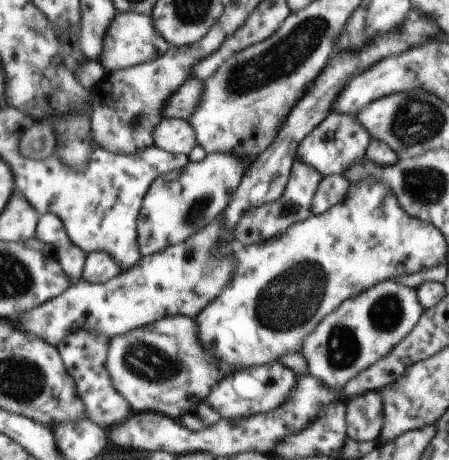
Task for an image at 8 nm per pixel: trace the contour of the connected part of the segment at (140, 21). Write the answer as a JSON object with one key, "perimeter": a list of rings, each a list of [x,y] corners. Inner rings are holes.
{"perimeter":[[[118,12],[115,22],[111,24],[105,39],[105,51],[100,64],[106,73],[116,72],[125,68],[147,63],[166,55],[171,45],[155,28],[151,15],[138,14],[135,12]]]}

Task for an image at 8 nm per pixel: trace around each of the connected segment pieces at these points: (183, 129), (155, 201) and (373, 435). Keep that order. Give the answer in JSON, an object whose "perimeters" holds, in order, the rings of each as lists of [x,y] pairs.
{"perimeters":[[[[165,118],[156,128],[155,145],[166,152],[182,153],[188,157],[198,144],[195,129],[187,120]]],[[[212,152],[202,162],[189,162],[180,170],[160,176],[160,180],[152,184],[148,200],[144,200],[144,212],[139,212],[138,234],[142,254],[154,255],[182,244],[206,228],[212,220],[219,218],[231,203],[246,170],[246,164],[236,154]]],[[[377,390],[351,397],[346,407],[346,432],[356,442],[377,441],[384,424],[384,404]]]]}

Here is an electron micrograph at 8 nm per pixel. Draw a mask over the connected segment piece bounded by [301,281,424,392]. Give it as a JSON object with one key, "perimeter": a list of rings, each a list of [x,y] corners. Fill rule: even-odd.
{"perimeter":[[[382,281],[358,296],[345,300],[334,312],[330,312],[324,320],[304,339],[302,354],[308,364],[308,373],[320,379],[332,390],[343,390],[346,383],[366,368],[388,356],[399,342],[416,326],[423,313],[422,305],[417,298],[416,289],[400,285],[394,281]]]}

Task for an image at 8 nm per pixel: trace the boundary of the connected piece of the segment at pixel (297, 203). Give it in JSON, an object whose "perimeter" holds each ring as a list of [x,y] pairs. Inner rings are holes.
{"perimeter":[[[294,156],[292,168],[287,182],[287,190],[284,191],[282,198],[275,202],[269,202],[262,206],[250,208],[244,212],[234,228],[236,243],[239,245],[250,246],[251,244],[262,244],[266,240],[280,236],[284,229],[290,228],[293,224],[305,221],[312,215],[312,200],[316,189],[323,179],[320,172],[308,164],[304,164],[298,156]]]}

